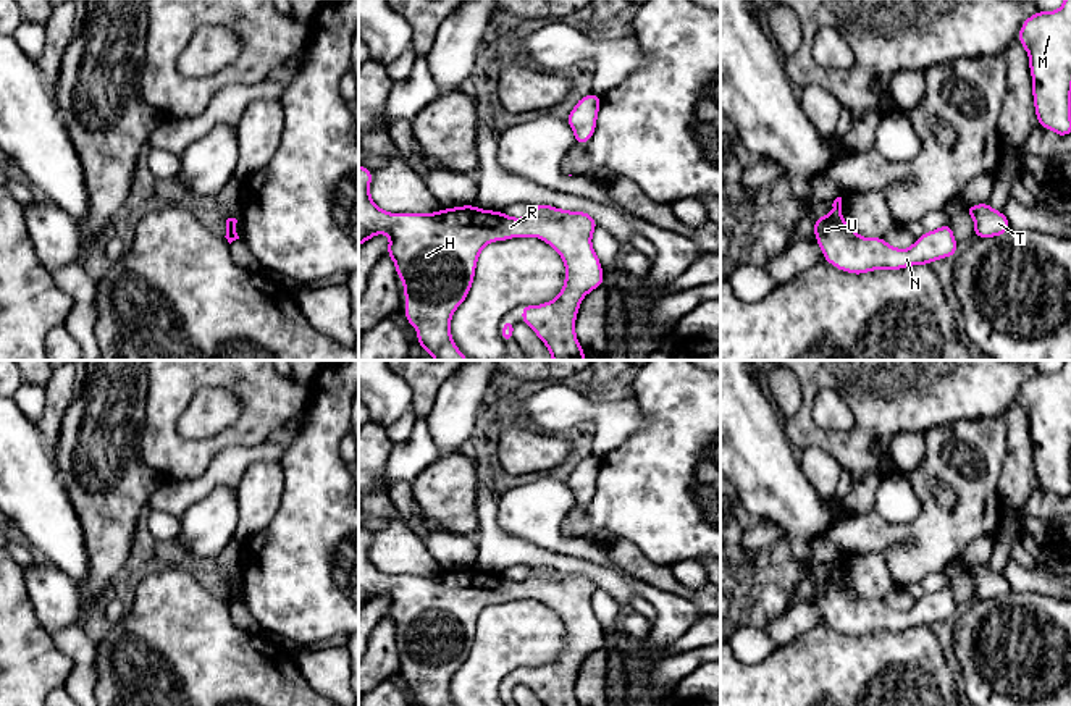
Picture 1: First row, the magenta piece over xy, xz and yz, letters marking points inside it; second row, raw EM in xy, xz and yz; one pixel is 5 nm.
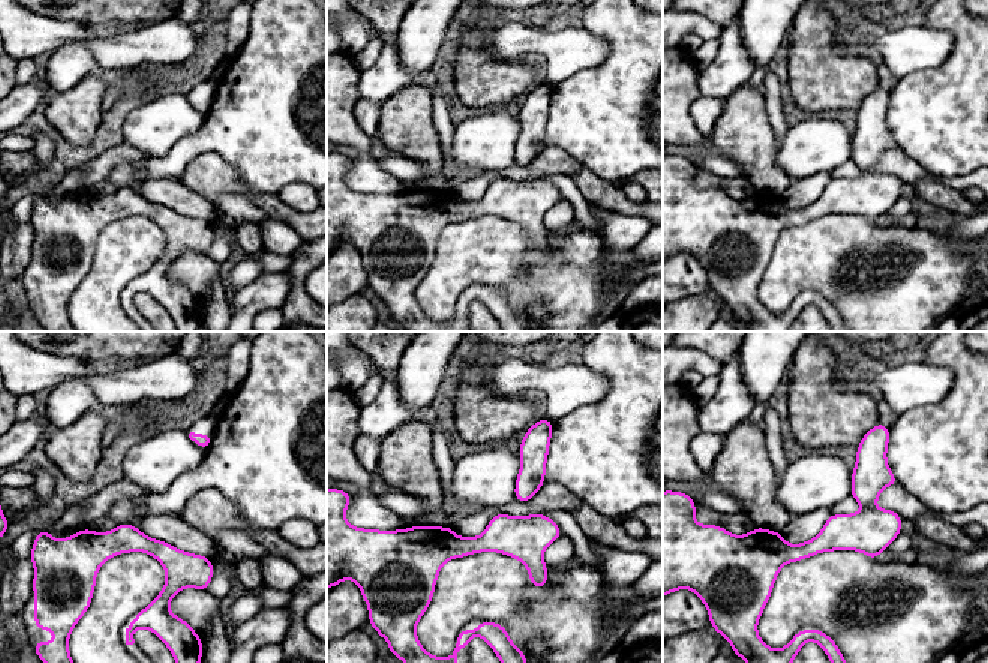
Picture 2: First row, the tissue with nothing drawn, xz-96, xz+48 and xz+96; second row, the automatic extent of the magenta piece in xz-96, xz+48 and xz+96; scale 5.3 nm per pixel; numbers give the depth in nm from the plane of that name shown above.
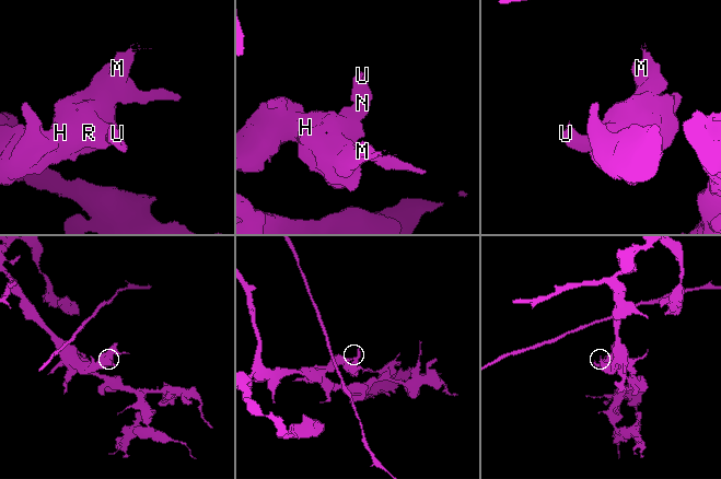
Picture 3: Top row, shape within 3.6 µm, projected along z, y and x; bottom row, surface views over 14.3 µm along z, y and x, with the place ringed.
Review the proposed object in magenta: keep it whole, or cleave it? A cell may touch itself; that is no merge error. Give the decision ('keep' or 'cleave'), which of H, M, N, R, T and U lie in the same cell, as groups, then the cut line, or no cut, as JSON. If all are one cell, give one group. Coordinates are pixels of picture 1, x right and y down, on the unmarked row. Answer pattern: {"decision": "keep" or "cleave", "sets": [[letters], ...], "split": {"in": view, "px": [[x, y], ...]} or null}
{"decision": "keep", "sets": [["H", "M", "N", "R", "T", "U"]], "split": null}

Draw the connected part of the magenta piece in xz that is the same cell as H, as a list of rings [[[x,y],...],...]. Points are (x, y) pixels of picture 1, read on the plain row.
[[[359,528],[359,609],[370,599],[388,595],[386,617],[394,622],[397,640],[404,643],[405,682],[418,691],[417,706],[454,706],[451,679],[467,661],[475,640],[481,611],[510,599],[540,599],[562,619],[565,645],[554,662],[541,667],[522,667],[522,682],[544,706],[580,706],[575,698],[575,679],[583,659],[604,643],[601,624],[591,607],[596,582],[586,574],[535,567],[523,580],[504,574],[481,572],[475,567],[443,570],[435,575],[388,575],[370,559],[372,532]]]

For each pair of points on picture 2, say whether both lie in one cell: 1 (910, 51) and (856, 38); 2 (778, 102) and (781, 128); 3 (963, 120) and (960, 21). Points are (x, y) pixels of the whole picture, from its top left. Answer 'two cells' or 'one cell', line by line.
1: one cell
2: one cell
3: one cell

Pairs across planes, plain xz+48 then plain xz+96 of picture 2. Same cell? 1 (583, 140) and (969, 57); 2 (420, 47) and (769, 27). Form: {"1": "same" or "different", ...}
{"1": "same", "2": "same"}

